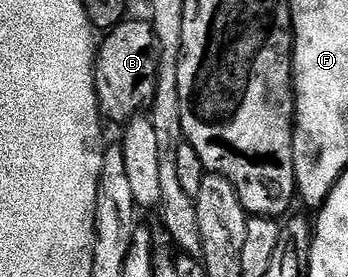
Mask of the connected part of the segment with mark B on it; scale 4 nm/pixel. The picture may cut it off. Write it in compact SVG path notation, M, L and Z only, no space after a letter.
M124 18L106 32L95 52L95 92L100 116L120 125L150 108L159 72L159 44L155 41L155 30L146 18L131 18Z

